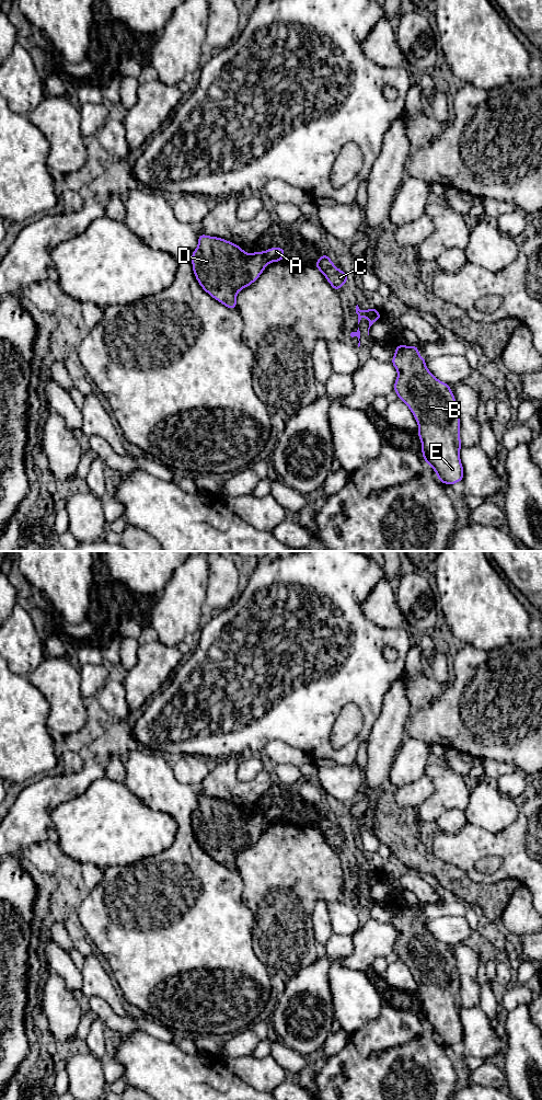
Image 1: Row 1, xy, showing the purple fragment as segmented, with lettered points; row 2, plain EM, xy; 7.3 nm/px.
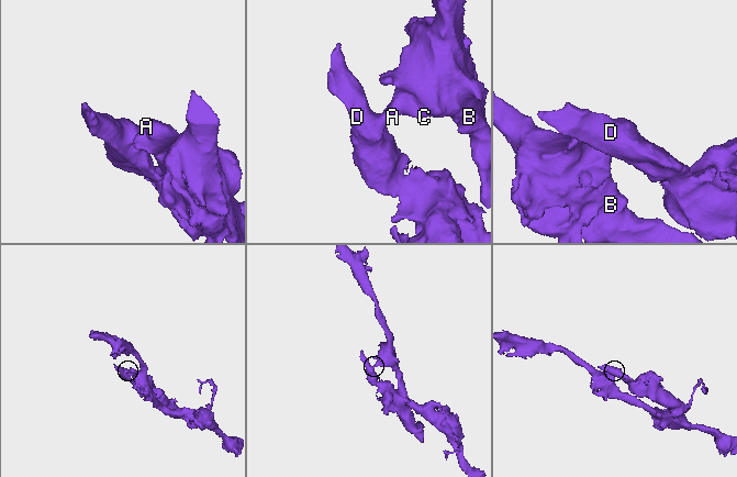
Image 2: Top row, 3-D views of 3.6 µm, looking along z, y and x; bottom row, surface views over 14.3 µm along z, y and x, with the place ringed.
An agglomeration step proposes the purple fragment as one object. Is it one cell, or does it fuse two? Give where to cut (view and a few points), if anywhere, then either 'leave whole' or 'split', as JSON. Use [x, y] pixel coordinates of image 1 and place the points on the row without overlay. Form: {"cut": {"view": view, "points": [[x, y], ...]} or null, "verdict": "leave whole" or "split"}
{"cut": {"view": "xy", "points": [[261, 813], [267, 825]]}, "verdict": "split"}

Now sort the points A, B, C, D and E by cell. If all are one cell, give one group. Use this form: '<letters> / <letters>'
A B C E / D

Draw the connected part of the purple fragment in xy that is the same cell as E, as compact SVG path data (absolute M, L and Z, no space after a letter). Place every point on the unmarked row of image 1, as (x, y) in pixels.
M396 906L391 925L397 931L393 947L397 959L413 974L418 986L422 1016L426 1024L434 1030L438 1041L448 1046L463 1042L463 1027L460 1020L462 1008L460 1000L460 975L455 959L448 944L434 938L426 928L426 920L418 914L418 906Z

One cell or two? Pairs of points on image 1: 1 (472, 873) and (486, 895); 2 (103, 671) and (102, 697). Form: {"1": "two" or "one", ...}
{"1": "two", "2": "two"}

